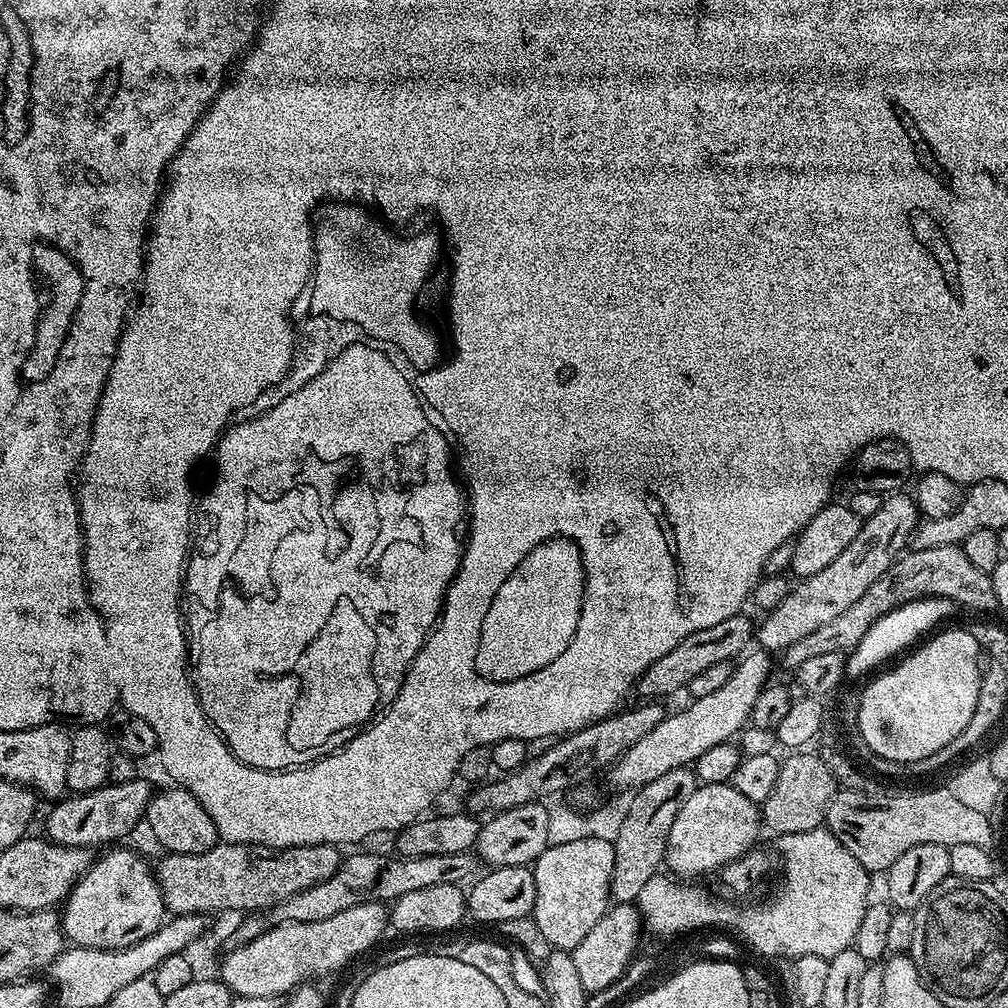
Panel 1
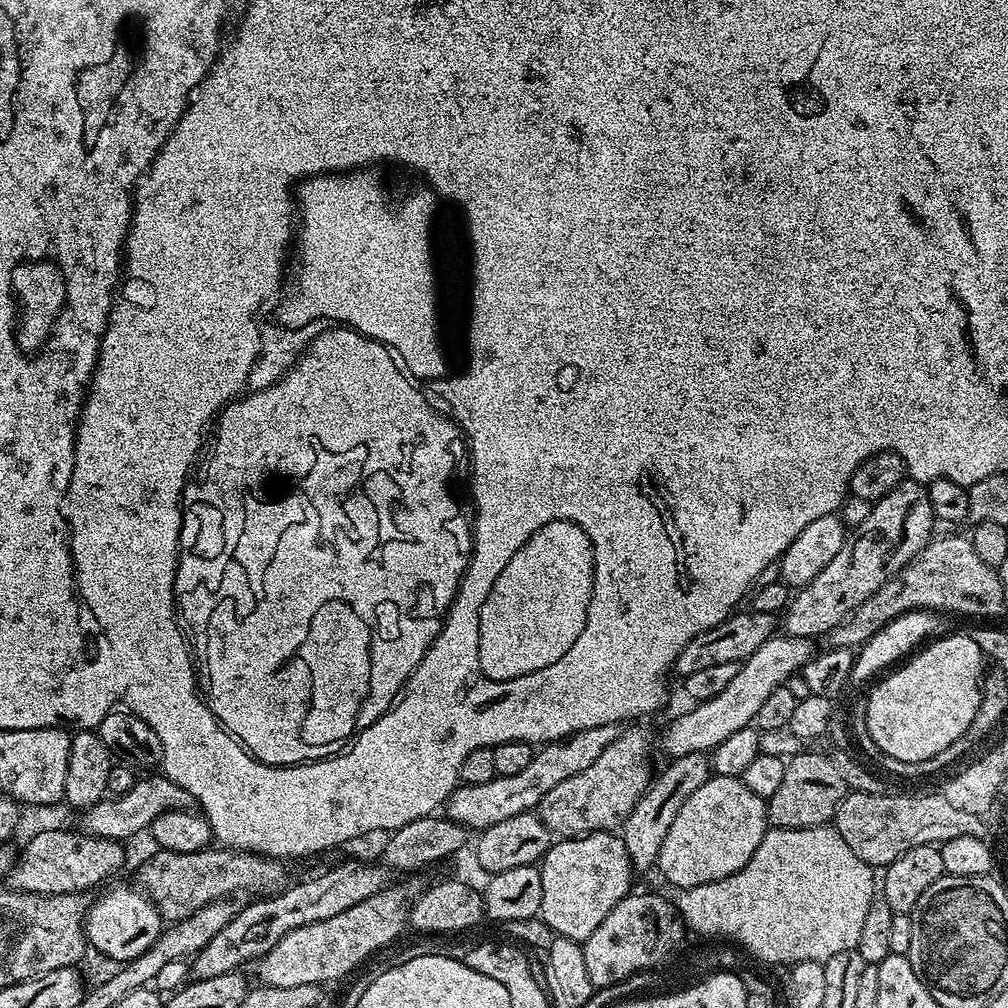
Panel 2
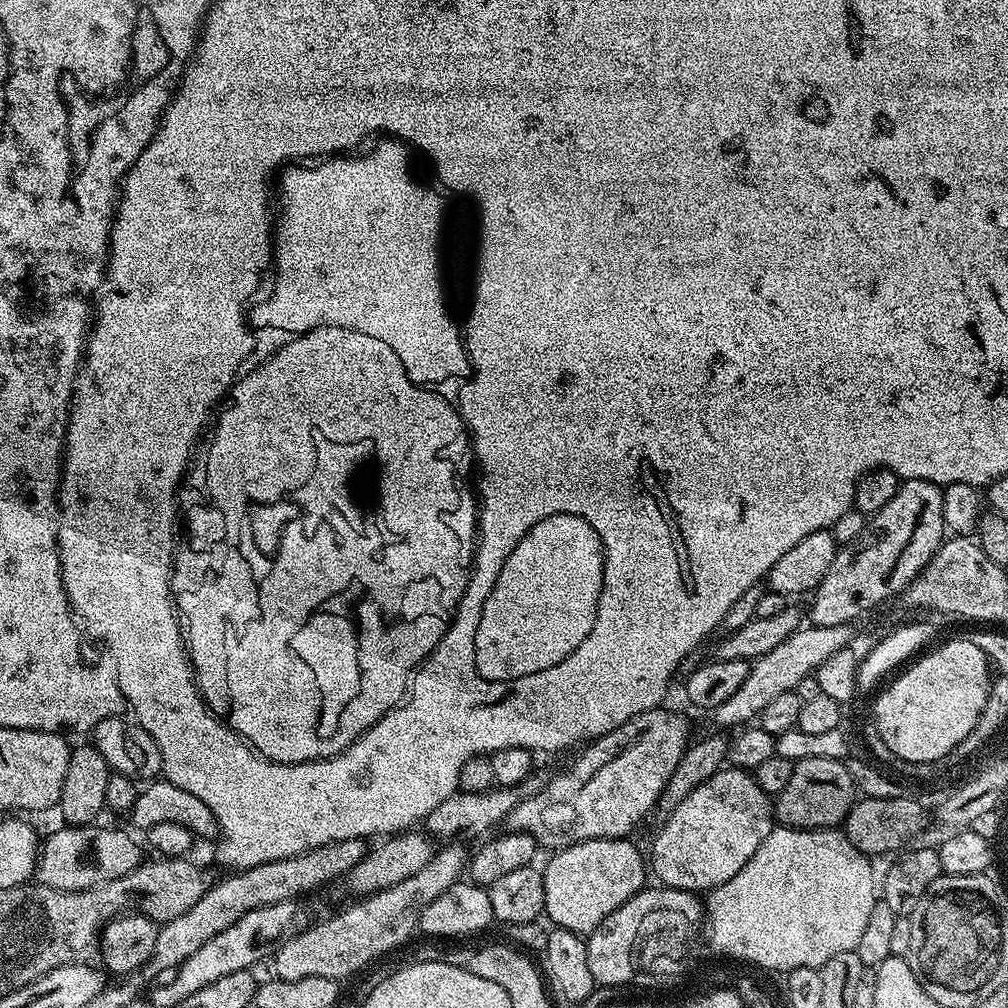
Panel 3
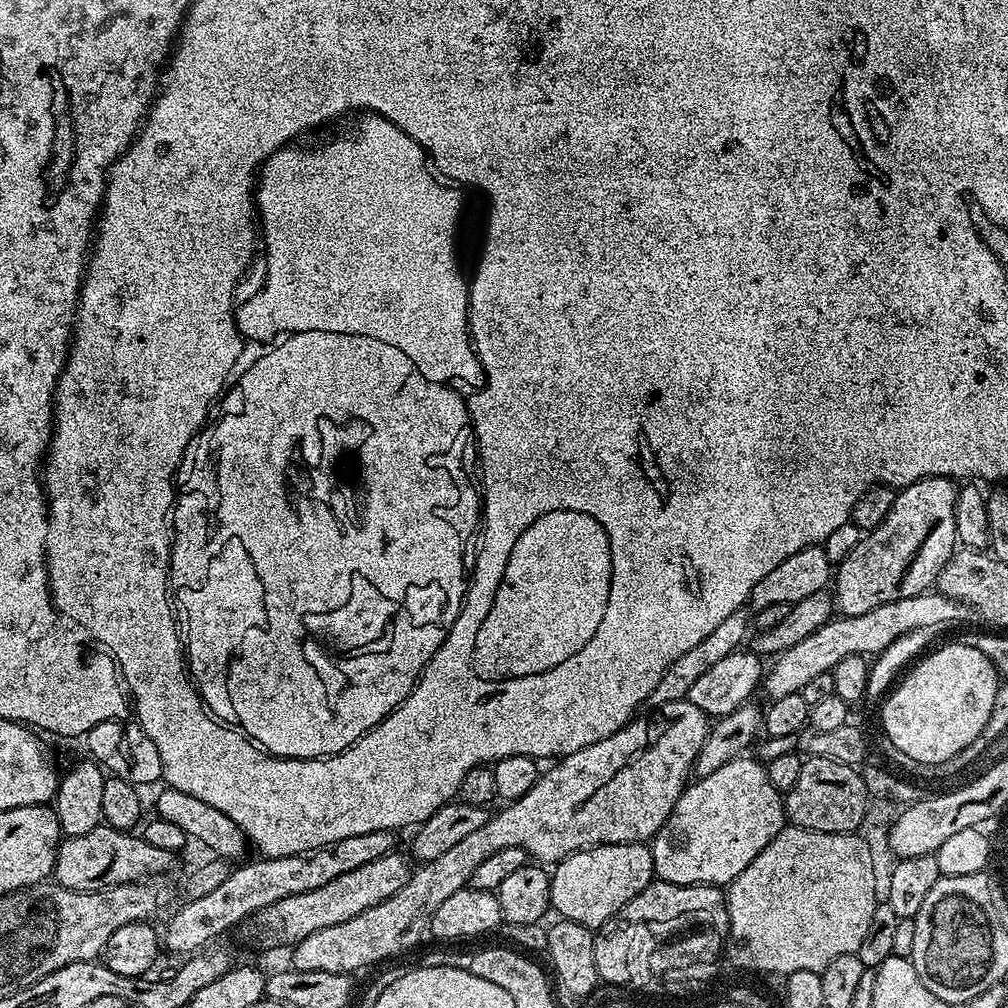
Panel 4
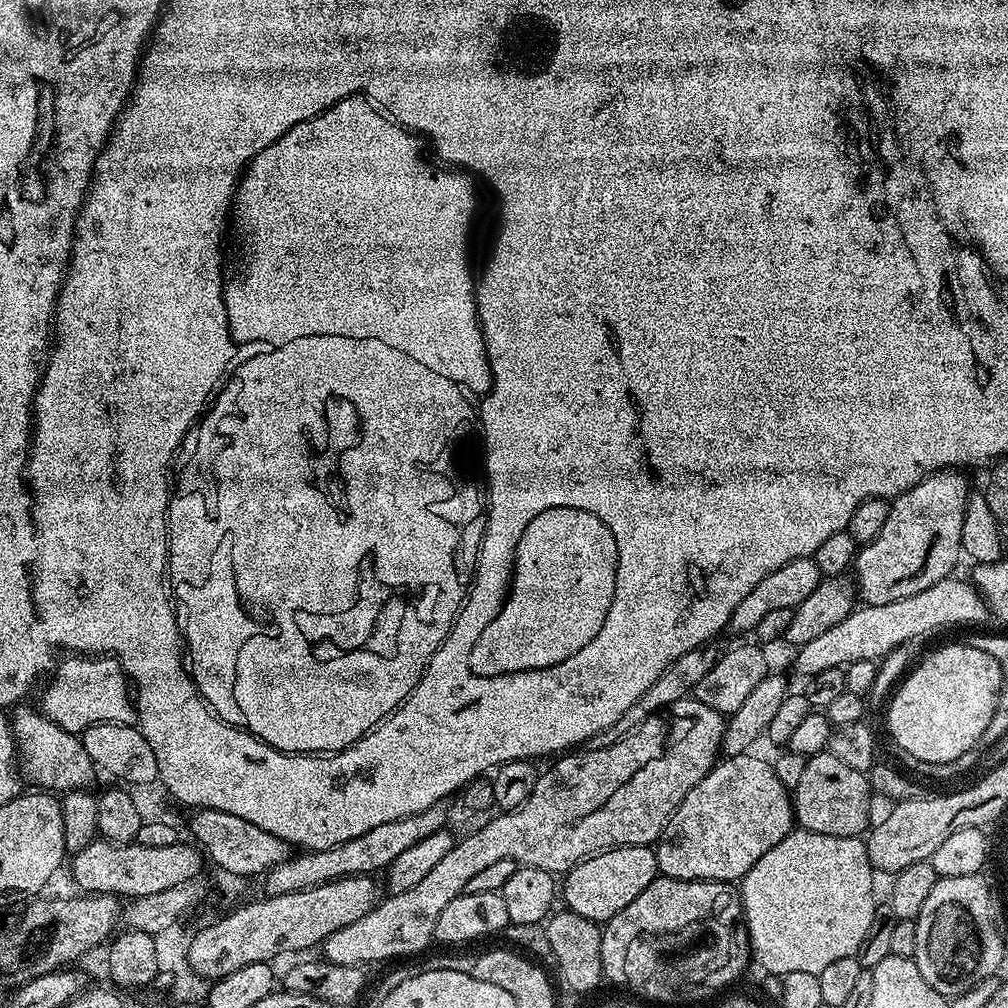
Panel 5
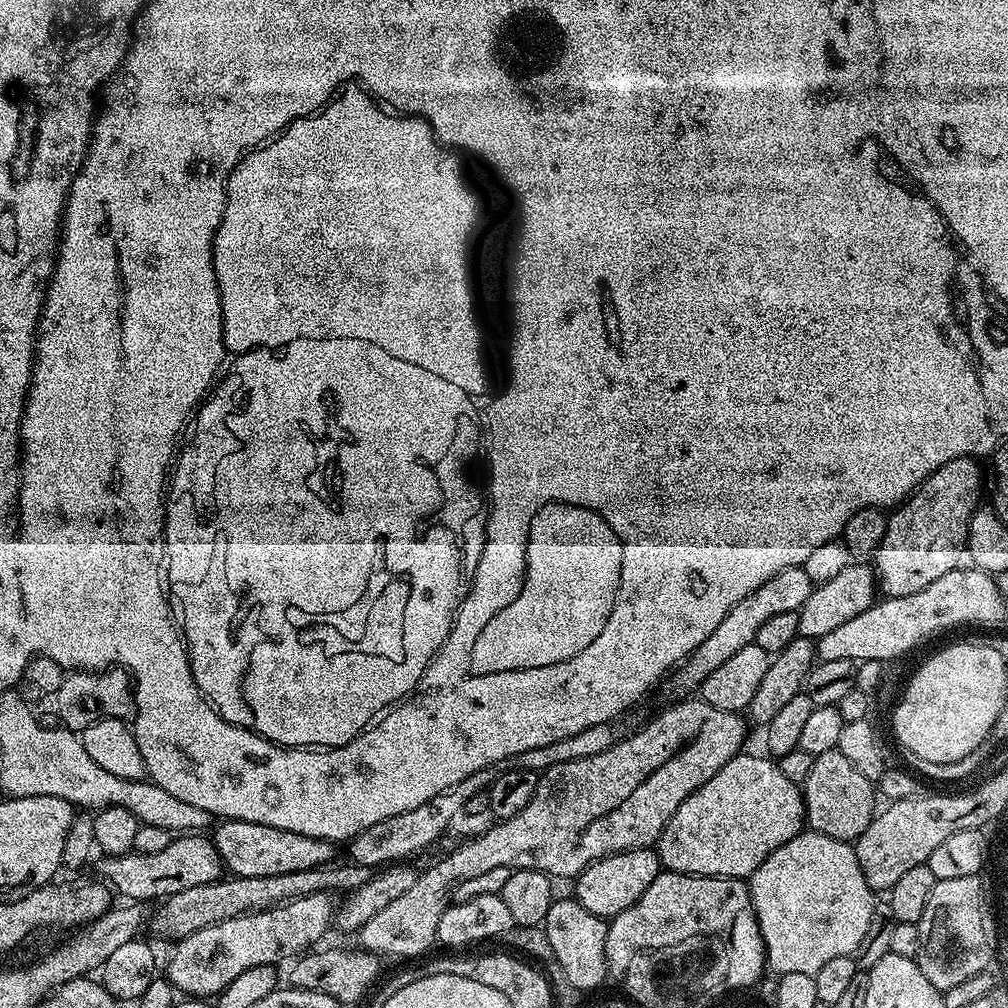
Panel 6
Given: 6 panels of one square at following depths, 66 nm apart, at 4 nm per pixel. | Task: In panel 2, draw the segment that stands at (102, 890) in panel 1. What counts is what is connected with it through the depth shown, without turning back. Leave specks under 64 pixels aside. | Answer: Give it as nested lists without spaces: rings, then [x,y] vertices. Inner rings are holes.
[[[112,888],[109,892],[102,893],[97,900],[91,901],[88,915],[84,917],[87,943],[91,947],[93,944],[102,955],[120,960],[119,962],[127,962],[146,954],[146,950],[154,946],[162,931],[160,911],[143,891],[132,888]]]

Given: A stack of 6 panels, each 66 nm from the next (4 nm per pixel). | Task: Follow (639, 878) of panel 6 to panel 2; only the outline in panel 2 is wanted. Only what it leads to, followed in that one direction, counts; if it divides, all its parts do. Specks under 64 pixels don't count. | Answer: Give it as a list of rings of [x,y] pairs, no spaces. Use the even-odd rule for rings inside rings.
[[[615,831],[585,832],[583,836],[560,838],[549,847],[548,853],[538,865],[542,874],[542,906],[540,919],[550,926],[553,934],[583,942],[598,930],[602,918],[633,891],[634,869],[623,839]]]

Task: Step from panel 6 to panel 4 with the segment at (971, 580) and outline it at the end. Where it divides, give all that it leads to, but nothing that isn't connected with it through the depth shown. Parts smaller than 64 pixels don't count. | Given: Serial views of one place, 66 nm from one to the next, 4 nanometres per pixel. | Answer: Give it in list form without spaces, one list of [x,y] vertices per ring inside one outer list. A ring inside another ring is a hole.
[[[929,590],[923,592],[921,596],[898,598],[898,602],[886,602],[886,606],[878,606],[878,610],[870,610],[870,614],[833,618],[818,630],[814,630],[814,634],[802,638],[802,642],[790,646],[790,650],[779,653],[771,661],[762,681],[762,692],[768,695],[769,701],[786,698],[786,694],[801,693],[803,687],[813,678],[831,673],[832,668],[838,666],[838,662],[842,662],[842,658],[875,657],[907,632],[920,629],[932,630],[935,624],[962,619],[964,612],[966,613],[965,605],[959,600],[952,600],[937,590]]]

